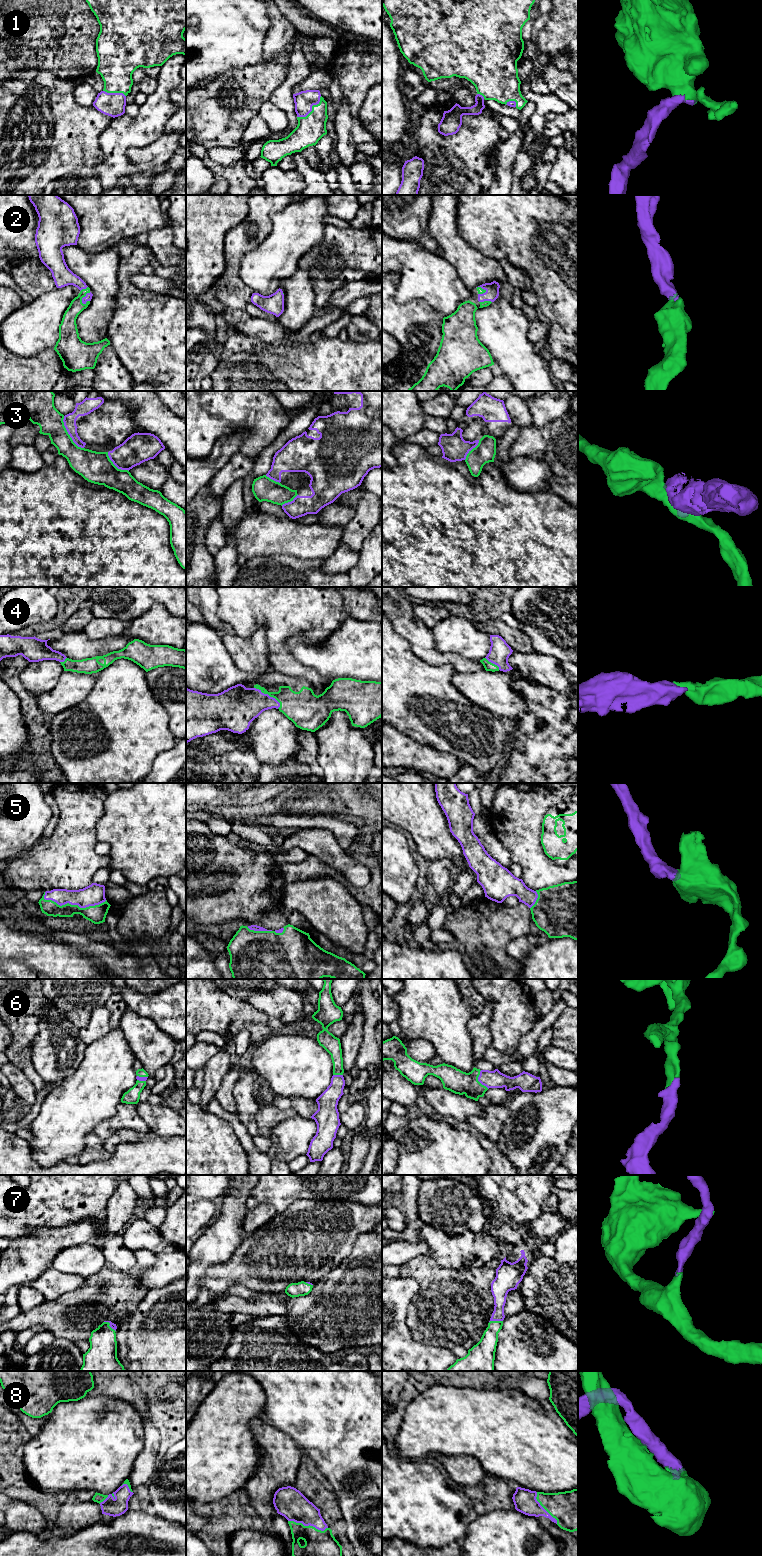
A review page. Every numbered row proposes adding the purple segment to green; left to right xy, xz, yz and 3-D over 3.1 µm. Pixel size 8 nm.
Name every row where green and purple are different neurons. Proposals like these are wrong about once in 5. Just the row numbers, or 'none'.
3

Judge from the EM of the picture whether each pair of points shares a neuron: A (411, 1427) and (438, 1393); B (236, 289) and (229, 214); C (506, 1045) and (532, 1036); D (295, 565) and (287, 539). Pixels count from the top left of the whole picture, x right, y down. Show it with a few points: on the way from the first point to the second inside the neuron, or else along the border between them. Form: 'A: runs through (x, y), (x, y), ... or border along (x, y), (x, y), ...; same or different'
A: runs through (419, 1419), (437, 1401); same
B: border along (247, 213), (246, 217), (226, 234), (224, 252); different
C: border along (536, 1022), (513, 1051), (501, 1053); different
D: border along (270, 555), (291, 555), (306, 559), (316, 559); different

